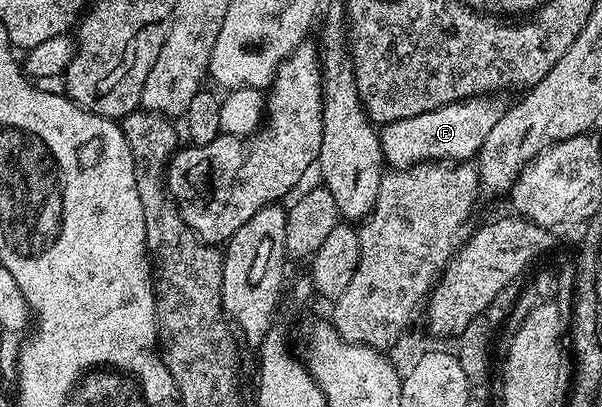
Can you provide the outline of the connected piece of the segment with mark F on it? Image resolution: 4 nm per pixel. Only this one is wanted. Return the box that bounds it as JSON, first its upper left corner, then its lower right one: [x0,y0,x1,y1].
[379,96,505,170]

